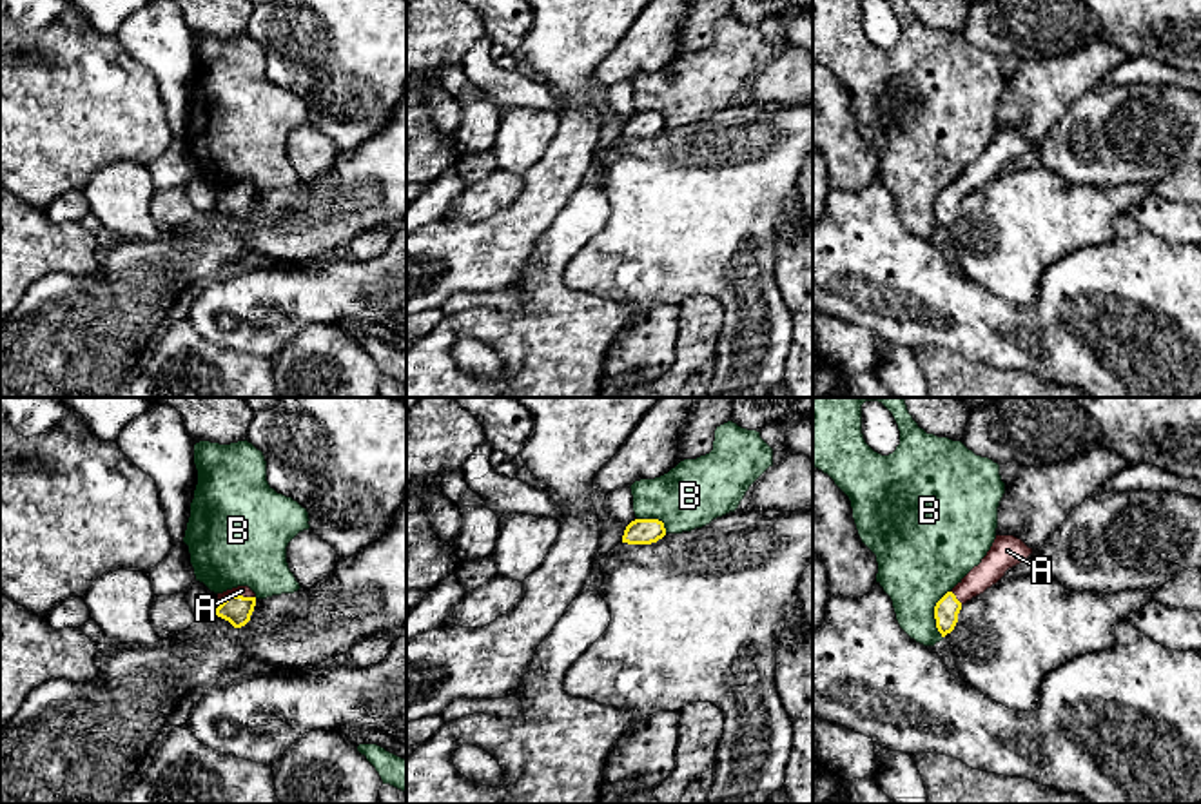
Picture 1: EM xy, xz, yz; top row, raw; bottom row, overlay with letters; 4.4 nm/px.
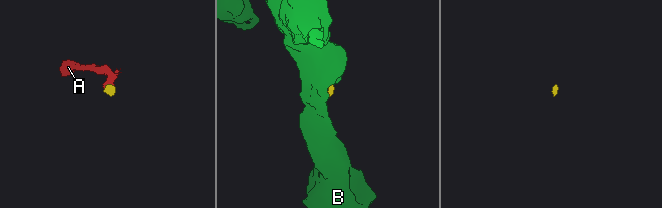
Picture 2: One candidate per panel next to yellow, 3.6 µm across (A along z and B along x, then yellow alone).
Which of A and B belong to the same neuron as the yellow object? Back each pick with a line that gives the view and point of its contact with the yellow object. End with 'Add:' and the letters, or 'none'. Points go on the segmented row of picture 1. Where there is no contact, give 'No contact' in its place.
A: Touches yellow at xy (236, 596)
Add: A

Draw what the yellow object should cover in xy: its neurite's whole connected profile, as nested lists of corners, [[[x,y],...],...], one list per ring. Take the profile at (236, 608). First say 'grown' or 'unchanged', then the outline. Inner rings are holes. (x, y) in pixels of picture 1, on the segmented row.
grown; [[[238,586],[218,593],[216,615],[241,628],[250,621],[256,606],[256,593],[249,586]]]

